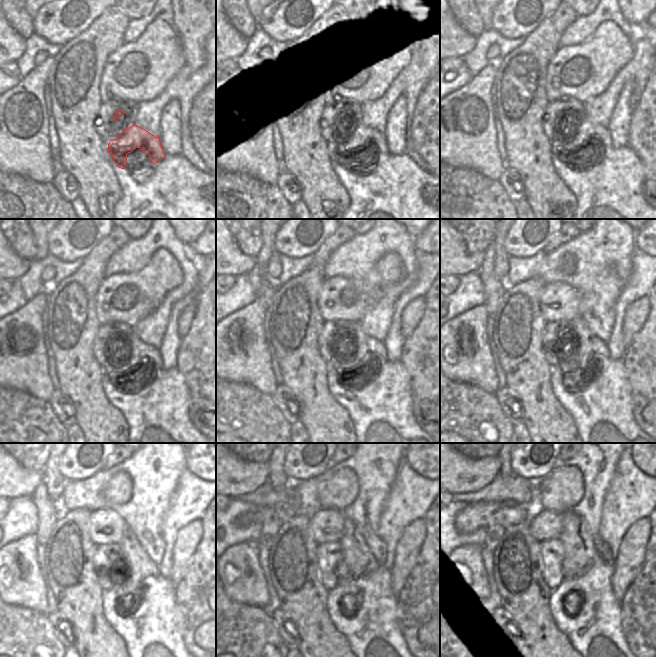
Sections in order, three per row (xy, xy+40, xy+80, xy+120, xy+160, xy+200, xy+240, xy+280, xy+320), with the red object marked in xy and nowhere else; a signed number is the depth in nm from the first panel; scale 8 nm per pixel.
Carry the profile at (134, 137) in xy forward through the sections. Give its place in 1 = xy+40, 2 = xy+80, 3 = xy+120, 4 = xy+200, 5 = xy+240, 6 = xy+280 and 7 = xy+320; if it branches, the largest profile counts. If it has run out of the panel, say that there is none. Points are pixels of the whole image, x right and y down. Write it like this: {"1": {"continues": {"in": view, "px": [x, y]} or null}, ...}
{"1": {"continues": {"in": "xy+40", "px": [361, 136]}}, "2": {"continues": {"in": "xy+80", "px": [587, 134]}}, "3": {"continues": {"in": "xy+120", "px": [131, 348]}}, "4": {"continues": {"in": "xy+200", "px": [580, 344]}}, "5": {"continues": {"in": "xy+240", "px": [133, 566]}}, "6": {"continues": {"in": "xy+280", "px": [357, 561]}}, "7": {"continues": {"in": "xy+320", "px": [580, 553]}}}

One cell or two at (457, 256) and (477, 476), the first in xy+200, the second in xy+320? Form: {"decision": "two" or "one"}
{"decision": "one"}

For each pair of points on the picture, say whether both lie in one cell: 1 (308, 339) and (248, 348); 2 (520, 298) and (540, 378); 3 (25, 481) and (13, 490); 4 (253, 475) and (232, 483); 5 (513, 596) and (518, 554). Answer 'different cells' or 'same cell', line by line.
1: different cells
2: same cell
3: same cell
4: same cell
5: same cell

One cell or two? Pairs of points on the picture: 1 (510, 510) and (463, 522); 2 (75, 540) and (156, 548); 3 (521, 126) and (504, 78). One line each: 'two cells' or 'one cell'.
1: one cell
2: two cells
3: one cell

